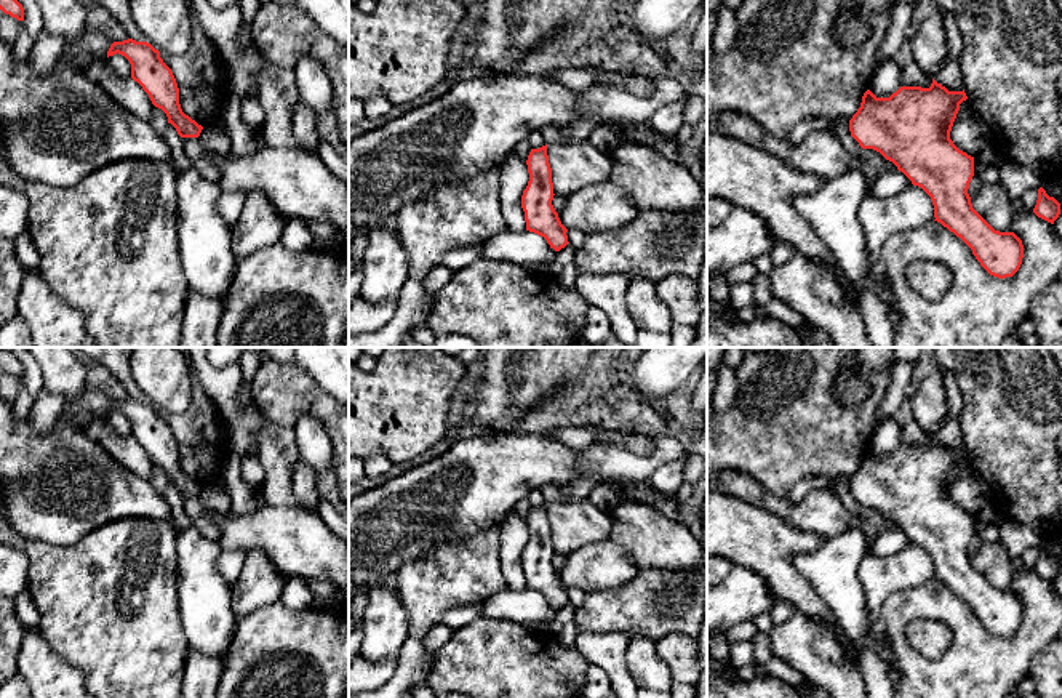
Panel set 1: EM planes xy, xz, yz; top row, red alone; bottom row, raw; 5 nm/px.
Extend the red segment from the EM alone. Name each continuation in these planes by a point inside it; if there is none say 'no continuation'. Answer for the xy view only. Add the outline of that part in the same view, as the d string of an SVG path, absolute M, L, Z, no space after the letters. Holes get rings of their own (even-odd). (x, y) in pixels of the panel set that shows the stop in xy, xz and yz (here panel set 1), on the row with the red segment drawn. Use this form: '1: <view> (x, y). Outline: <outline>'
no continuation

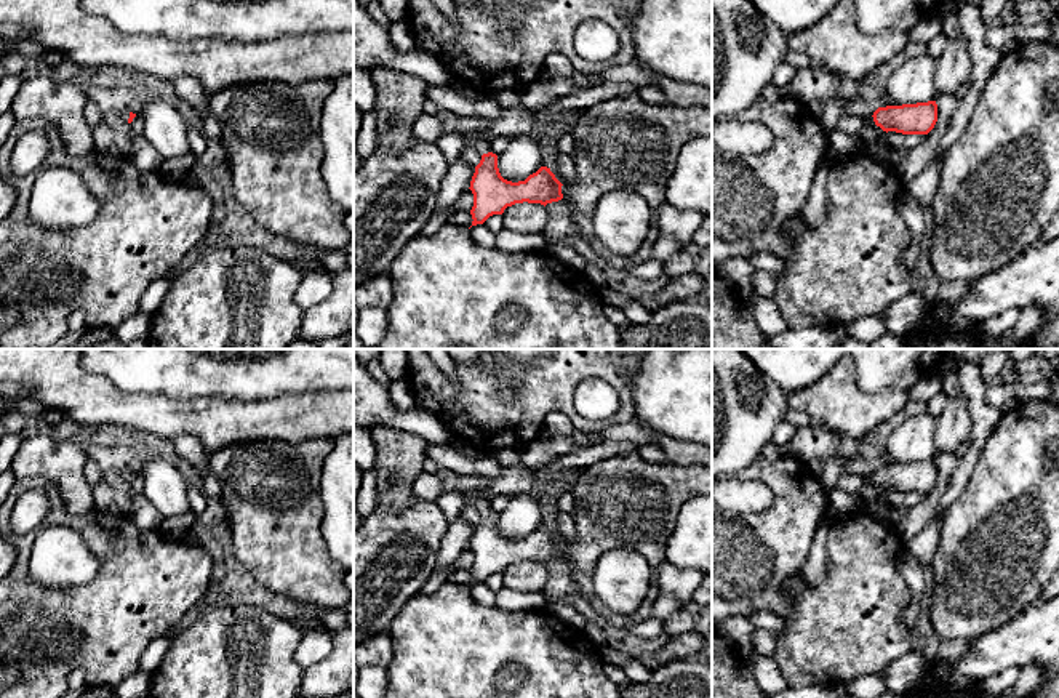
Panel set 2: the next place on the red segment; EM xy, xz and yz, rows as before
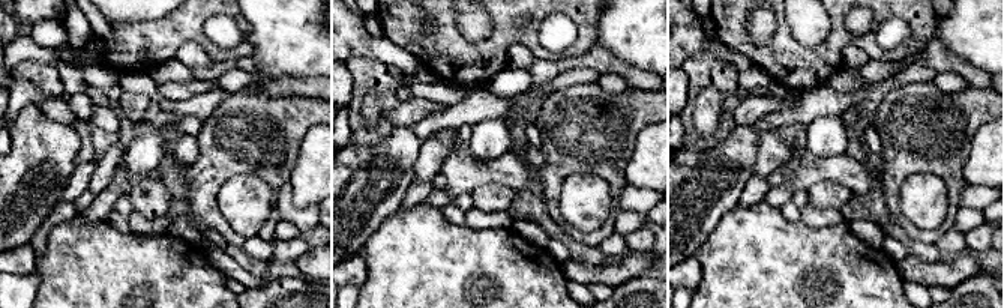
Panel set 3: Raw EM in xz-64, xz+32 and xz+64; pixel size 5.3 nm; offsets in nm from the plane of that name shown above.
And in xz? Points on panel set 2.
1: xz (482, 146). Outline: M472 138L469 139L469 146L472 146L475 150L478 150L482 155L490 152L490 142L478 139L478 138Z

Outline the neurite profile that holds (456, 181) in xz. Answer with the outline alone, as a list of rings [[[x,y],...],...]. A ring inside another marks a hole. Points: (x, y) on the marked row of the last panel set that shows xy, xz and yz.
[[[462,157],[450,165],[440,186],[435,210],[453,207],[456,200],[470,187],[474,173],[475,165],[467,163]]]

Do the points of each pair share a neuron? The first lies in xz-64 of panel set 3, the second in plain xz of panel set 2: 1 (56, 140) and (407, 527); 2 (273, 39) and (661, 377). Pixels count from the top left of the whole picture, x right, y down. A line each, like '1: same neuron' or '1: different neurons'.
1: same neuron
2: same neuron

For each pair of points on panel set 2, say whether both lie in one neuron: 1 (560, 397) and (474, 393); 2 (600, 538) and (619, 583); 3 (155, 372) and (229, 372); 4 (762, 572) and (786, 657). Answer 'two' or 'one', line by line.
1: one
2: two
3: one
4: two

